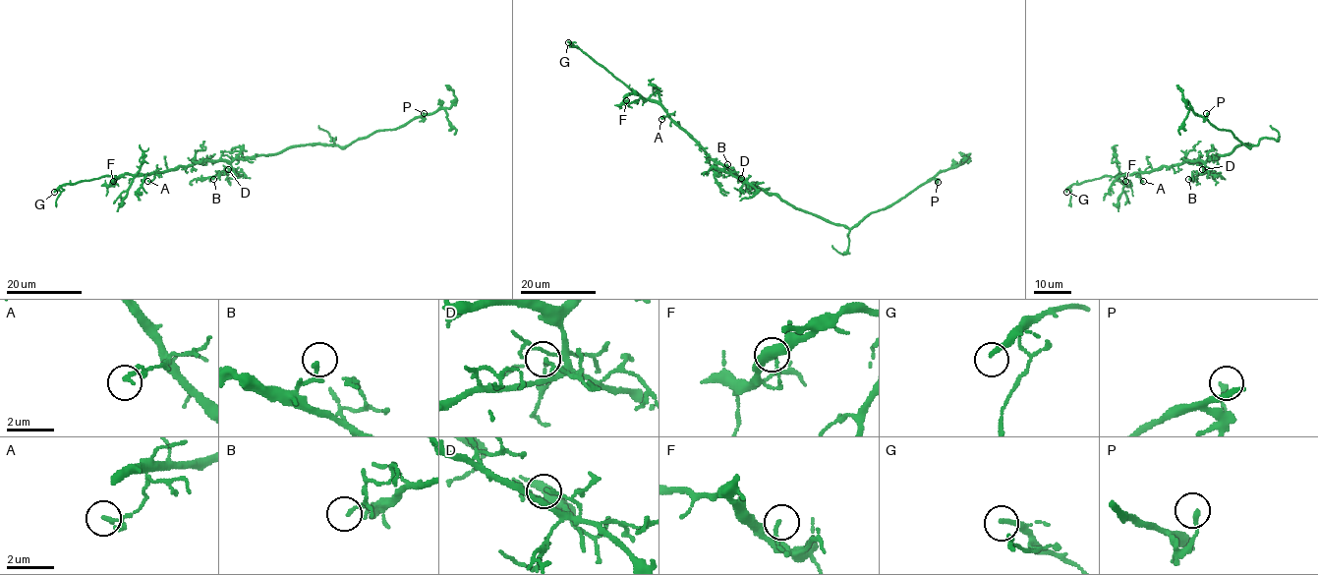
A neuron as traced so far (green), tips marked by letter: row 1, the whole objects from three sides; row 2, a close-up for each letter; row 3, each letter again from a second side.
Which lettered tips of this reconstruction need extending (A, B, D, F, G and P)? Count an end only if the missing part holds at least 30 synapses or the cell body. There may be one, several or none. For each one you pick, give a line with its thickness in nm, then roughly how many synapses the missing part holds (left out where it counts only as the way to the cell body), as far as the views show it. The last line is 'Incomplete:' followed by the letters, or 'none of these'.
G: calibre 190 nm
Incomplete: G

